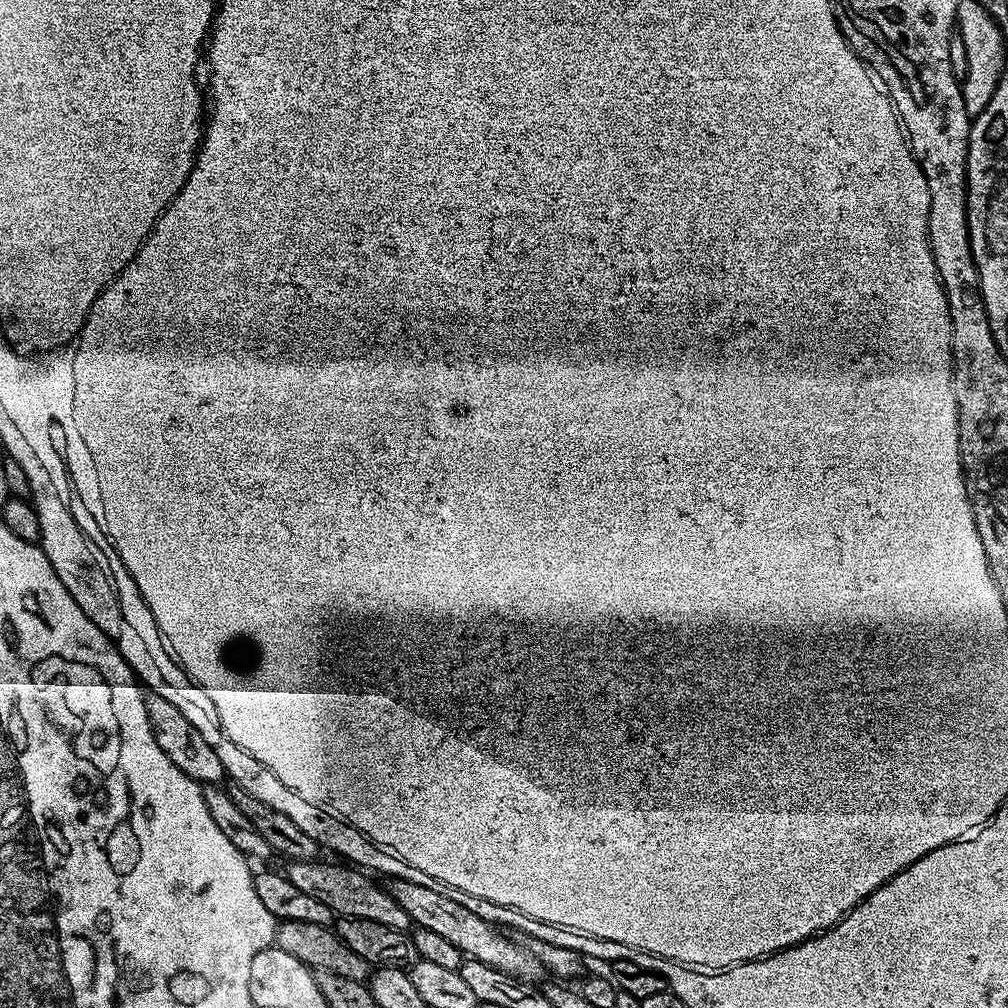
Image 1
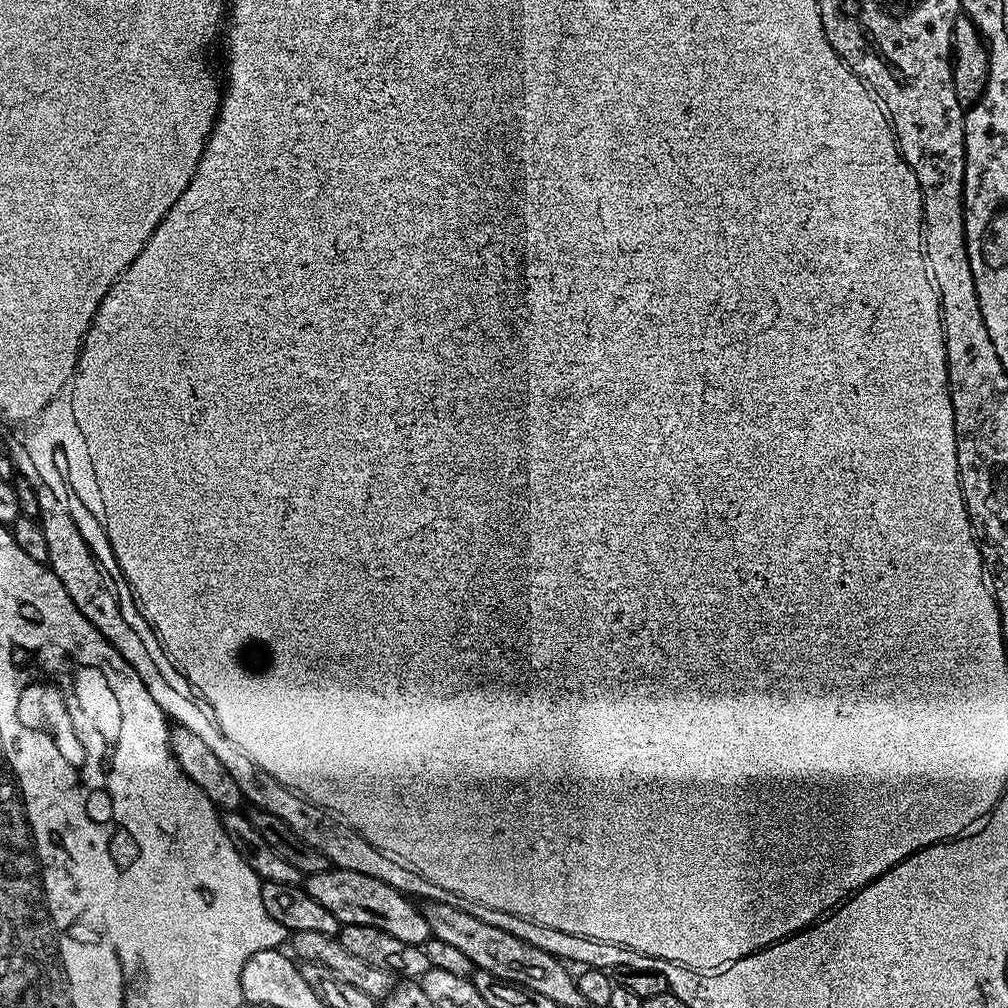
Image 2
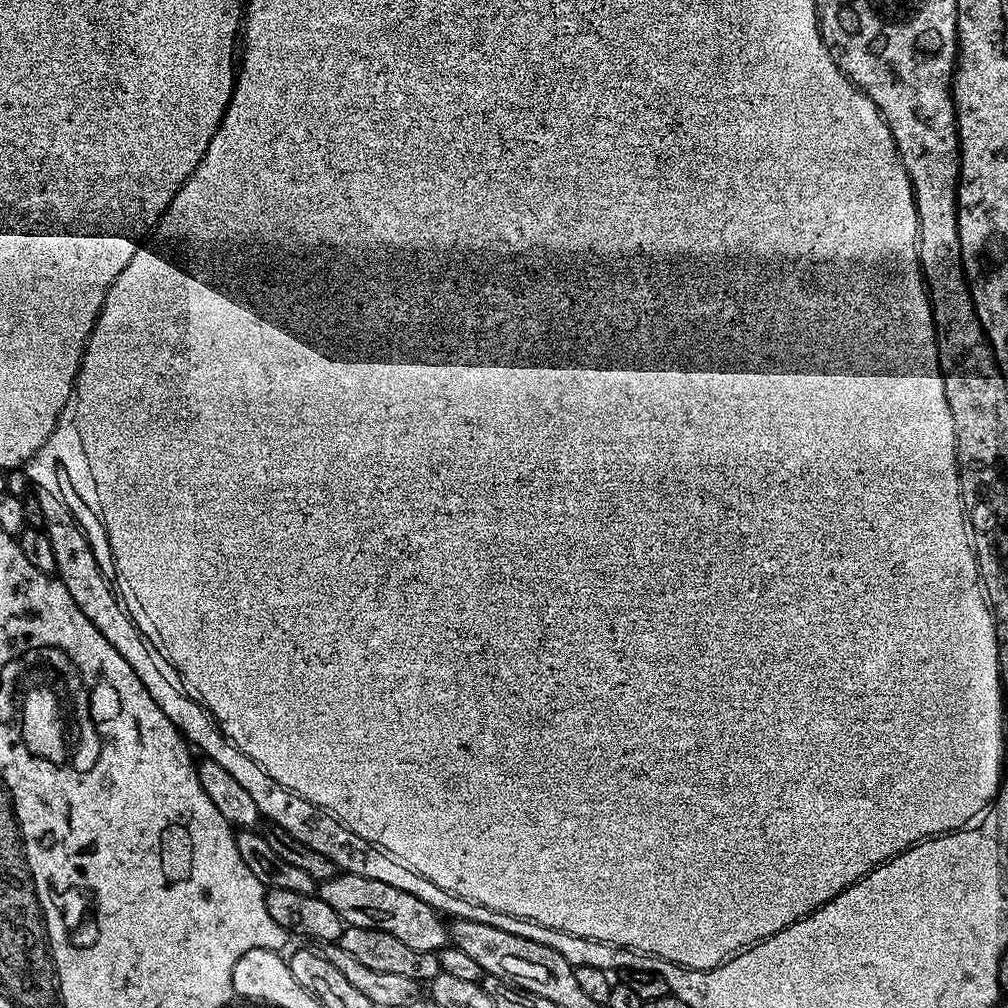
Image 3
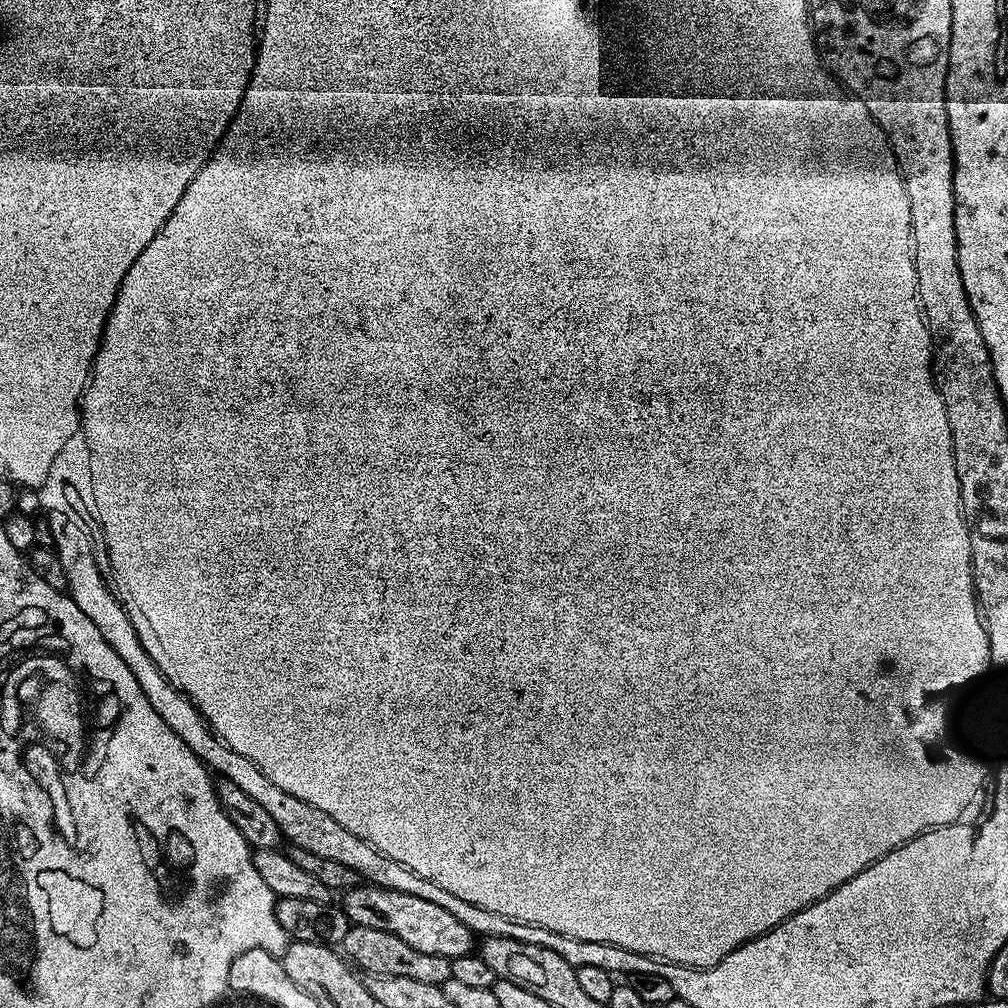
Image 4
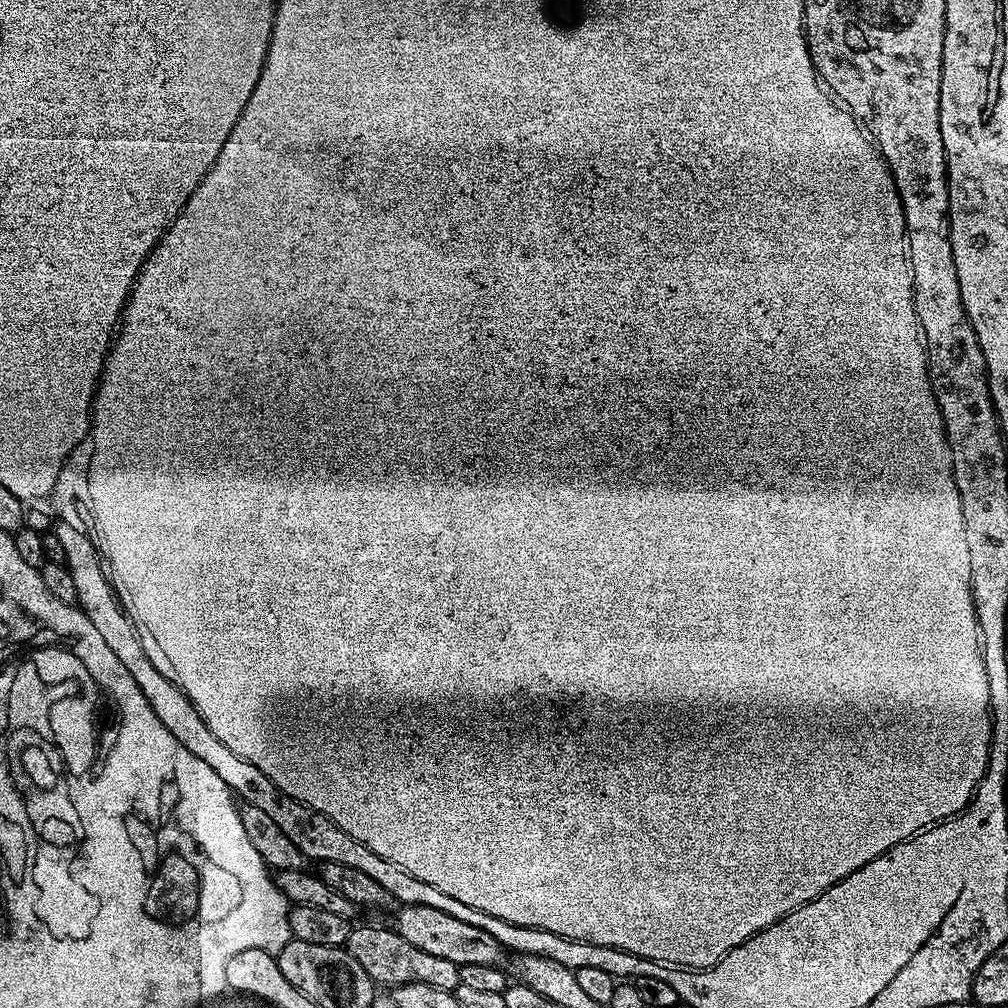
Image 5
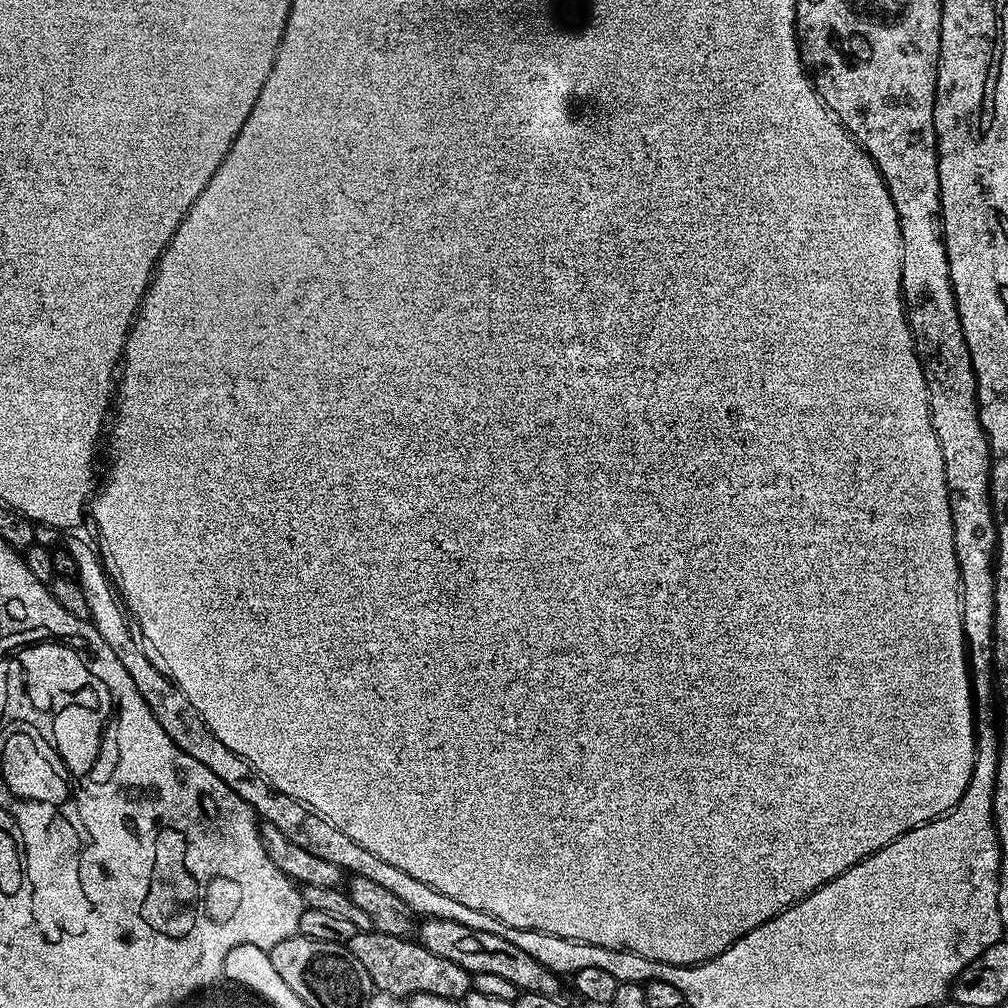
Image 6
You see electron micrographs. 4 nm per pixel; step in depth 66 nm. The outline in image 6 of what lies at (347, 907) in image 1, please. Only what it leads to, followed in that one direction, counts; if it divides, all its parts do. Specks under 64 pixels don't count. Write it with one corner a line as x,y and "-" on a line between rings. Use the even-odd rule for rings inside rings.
428,918
419,925
418,940
426,950
430,950
430,954
438,954
438,958
446,958
449,962
458,962
458,966
470,974
498,974
512,982
520,992
537,992
554,997
561,995
561,977
557,973
530,958
526,950
506,942
506,938
498,938
498,934
486,934
486,930
474,930
474,926
462,926
462,922
446,918

